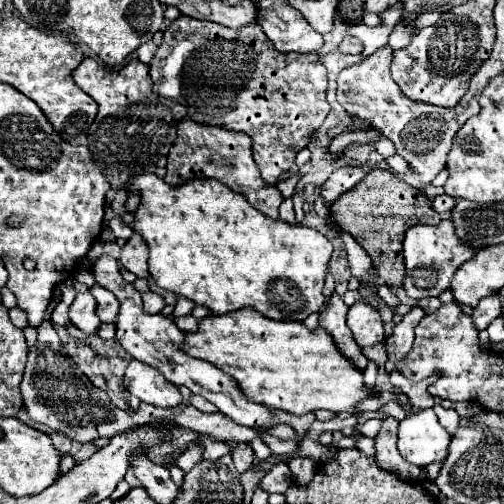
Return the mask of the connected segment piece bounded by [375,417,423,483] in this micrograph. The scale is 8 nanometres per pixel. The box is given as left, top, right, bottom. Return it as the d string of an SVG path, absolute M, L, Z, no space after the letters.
M387 417L383 419L381 431L375 439L375 461L379 467L399 475L399 479L409 481L409 483L421 483L423 475L421 475L421 467L409 465L407 461L403 461L403 457L397 451L397 427L399 421L395 417Z

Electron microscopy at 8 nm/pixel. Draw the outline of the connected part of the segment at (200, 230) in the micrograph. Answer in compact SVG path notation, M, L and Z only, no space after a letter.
M145 173L145 175L137 175L131 179L131 183L127 185L127 197L131 197L133 193L139 193L141 201L137 205L137 209L131 213L133 215L133 223L131 223L131 229L135 233L139 233L147 247L149 247L149 273L151 277L155 279L155 283L161 287L161 289L167 289L167 291L173 291L177 295L183 295L187 299L191 299L195 305L203 305L207 307L213 315L225 315L225 313L233 313L241 307L255 307L259 313L263 313L265 317L269 319L289 319L289 321L303 321L309 313L313 311L319 311L323 307L323 281L325 281L325 271L327 271L327 263L329 263L329 257L333 253L333 245L329 243L329 239L319 233L317 229L311 229L311 227L303 227L303 225L293 225L293 223L285 223L281 219L271 219L259 211L255 211L247 199L243 199L243 195L231 191L229 187L225 187L223 183L219 183L217 179L191 179L183 185L167 185L163 179L159 179L157 175L153 173Z

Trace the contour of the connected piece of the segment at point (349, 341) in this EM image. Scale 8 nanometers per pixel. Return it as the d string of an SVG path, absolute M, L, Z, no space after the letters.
M333 293L329 297L329 303L319 311L319 327L323 327L327 333L331 333L331 337L335 339L341 353L345 357L349 357L355 363L355 367L365 369L367 357L361 353L361 347L355 343L355 339L345 323L347 311L349 311L349 307L343 303L343 299L337 293Z

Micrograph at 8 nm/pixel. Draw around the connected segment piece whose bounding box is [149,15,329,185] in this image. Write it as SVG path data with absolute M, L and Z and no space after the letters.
M181 15L165 29L163 43L157 47L149 69L153 77L153 91L159 97L185 105L187 115L197 123L221 125L229 131L247 133L253 139L253 159L261 177L271 185L277 183L283 171L295 167L295 155L307 147L311 133L323 125L329 113L329 103L325 99L327 71L319 61L319 55L307 53L289 59L287 55L277 53L257 23L241 29L227 29L211 21Z

